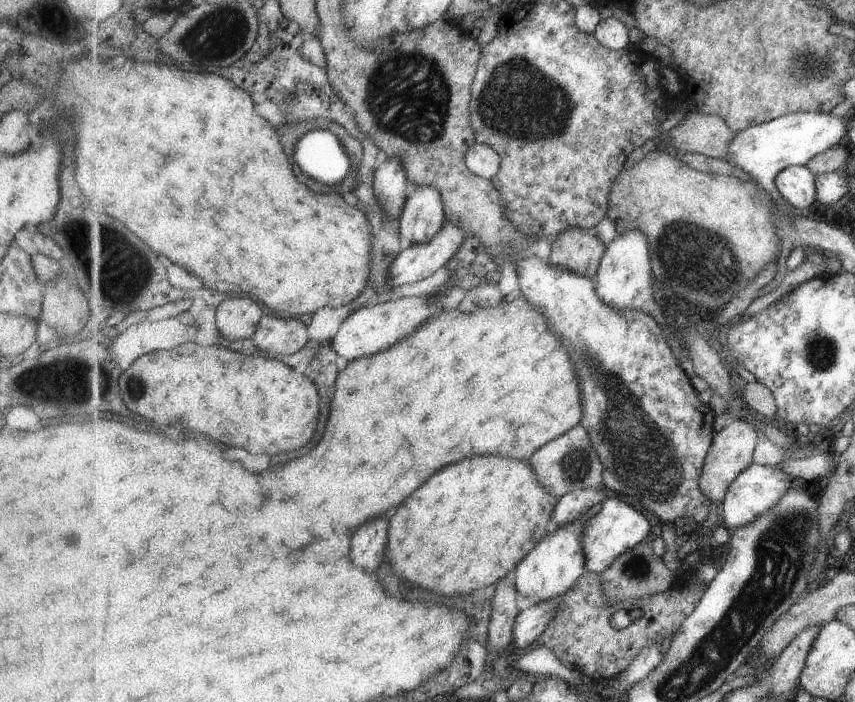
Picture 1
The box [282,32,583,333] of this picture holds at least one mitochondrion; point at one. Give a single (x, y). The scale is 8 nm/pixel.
(408, 95)

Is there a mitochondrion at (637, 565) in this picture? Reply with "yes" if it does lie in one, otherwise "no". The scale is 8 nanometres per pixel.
no

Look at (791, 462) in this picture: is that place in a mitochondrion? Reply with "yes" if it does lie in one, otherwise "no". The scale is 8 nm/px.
no

